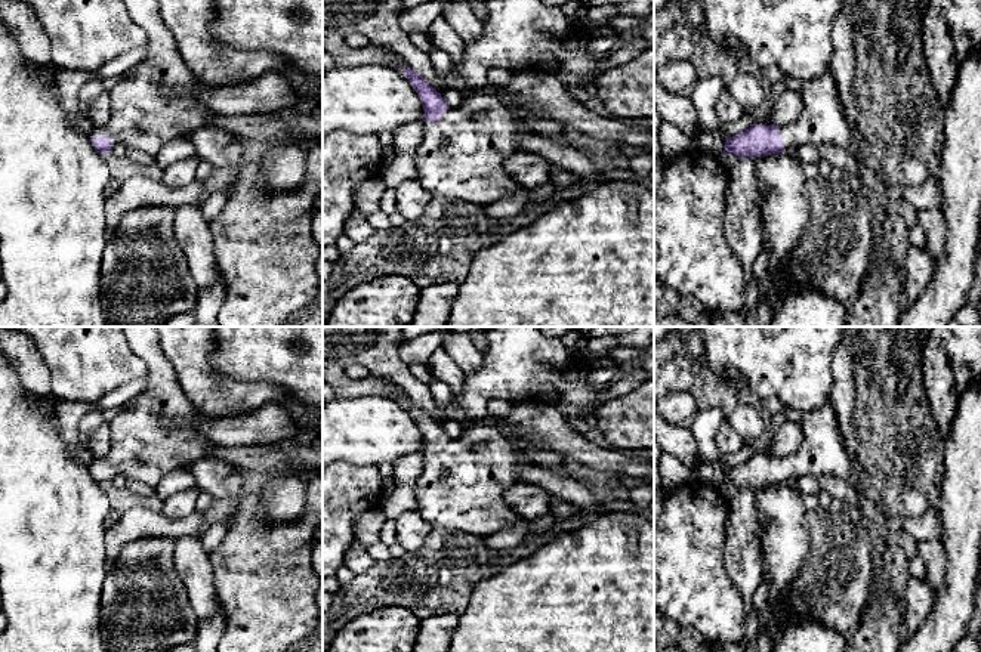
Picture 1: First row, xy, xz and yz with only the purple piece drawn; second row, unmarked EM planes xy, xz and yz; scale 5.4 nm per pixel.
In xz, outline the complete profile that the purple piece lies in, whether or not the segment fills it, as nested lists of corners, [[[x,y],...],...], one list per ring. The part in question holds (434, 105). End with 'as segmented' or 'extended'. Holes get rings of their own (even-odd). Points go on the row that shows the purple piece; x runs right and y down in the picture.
[[[405,64],[405,77],[417,92],[423,105],[423,142],[416,149],[414,158],[417,166],[417,180],[434,197],[448,200],[460,200],[473,204],[488,206],[506,195],[518,191],[518,185],[508,176],[505,170],[506,158],[515,151],[518,142],[533,135],[528,123],[515,118],[493,95],[473,93],[466,98],[460,106],[450,108],[447,102],[420,74]]]; extended

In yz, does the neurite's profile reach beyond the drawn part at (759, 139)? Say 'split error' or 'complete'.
split error

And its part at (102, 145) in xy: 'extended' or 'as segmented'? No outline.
extended

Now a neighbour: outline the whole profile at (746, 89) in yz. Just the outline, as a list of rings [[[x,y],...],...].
[[[743,67],[738,75],[729,81],[728,92],[746,109],[759,106],[766,98],[759,72],[747,67]]]

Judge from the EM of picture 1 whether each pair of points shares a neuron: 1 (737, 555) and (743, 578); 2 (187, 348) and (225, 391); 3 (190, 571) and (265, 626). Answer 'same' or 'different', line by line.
1: same
2: same
3: different

